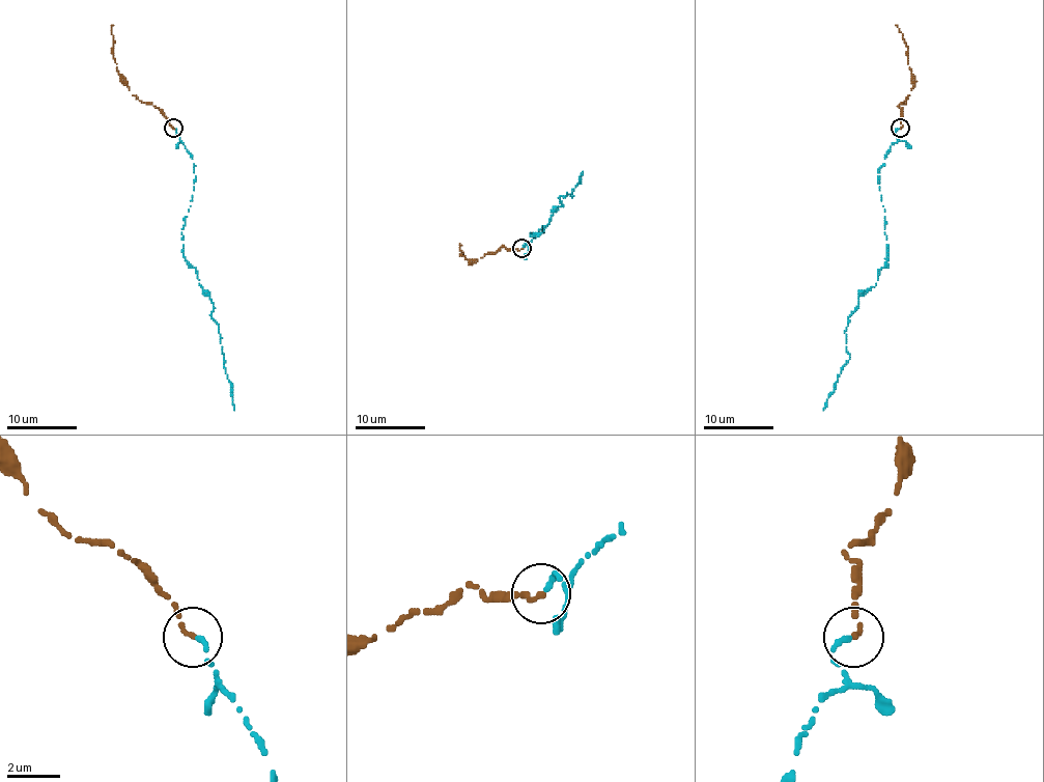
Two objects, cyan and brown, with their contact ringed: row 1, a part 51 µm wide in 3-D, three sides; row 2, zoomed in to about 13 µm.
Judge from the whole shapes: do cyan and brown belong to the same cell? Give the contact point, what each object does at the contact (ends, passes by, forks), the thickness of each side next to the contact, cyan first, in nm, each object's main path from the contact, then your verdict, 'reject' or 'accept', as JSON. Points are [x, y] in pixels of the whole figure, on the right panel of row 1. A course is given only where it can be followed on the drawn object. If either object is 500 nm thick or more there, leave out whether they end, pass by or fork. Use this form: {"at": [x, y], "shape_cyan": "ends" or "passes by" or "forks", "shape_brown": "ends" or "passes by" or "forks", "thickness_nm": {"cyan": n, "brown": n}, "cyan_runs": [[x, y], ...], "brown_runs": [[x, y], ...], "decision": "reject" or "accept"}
{"at": [900, 128], "shape_cyan": "ends", "shape_brown": "ends", "thickness_nm": {"cyan": 190, "brown": 180}, "cyan_runs": [[899, 129], [878, 176], [886, 266], [849, 316], [844, 333], [849, 359], [823, 410]], "brown_runs": [[901, 129], [899, 106], [909, 95], [912, 74], [907, 63], [907, 48], [895, 25]], "decision": "accept"}

